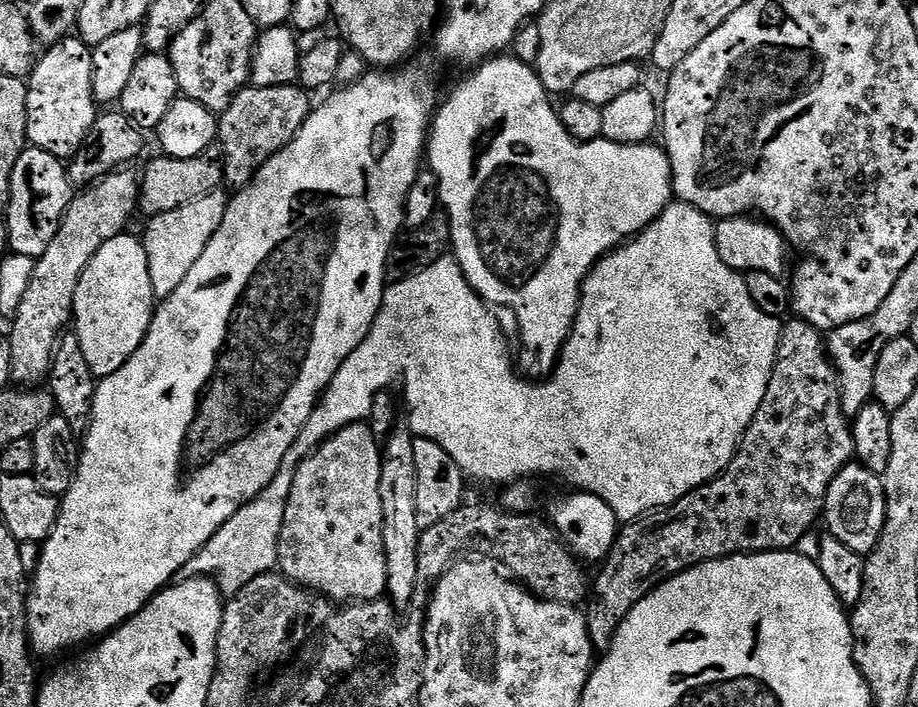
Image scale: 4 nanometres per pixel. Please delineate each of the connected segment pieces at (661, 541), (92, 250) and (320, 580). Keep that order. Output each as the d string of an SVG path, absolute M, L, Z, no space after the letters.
M792 318L789 324L785 323L780 329L780 345L776 355L776 365L770 374L770 382L766 386L766 398L762 398L762 406L758 406L758 414L754 414L746 434L740 439L740 445L736 447L734 458L727 464L723 472L710 482L690 490L690 494L678 498L678 502L674 502L668 508L650 512L647 516L641 516L638 520L629 520L617 531L614 546L608 551L608 557L599 565L600 573L594 576L594 583L591 585L590 595L586 601L584 617L588 623L588 633L593 649L608 649L614 642L626 614L630 614L630 610L634 610L634 606L638 606L638 602L642 602L642 598L646 598L646 594L650 594L659 584L666 582L679 572L685 572L688 568L705 564L711 560L720 560L724 556L747 556L754 552L779 552L795 549L796 543L815 526L816 520L818 524L821 519L826 494L830 490L830 482L834 482L836 475L847 464L853 463L855 454L852 426L849 417L844 415L844 407L842 406L840 375L836 372L836 367L832 365L828 355L828 342L825 333L810 322Z
M132 170L114 171L73 195L72 205L58 226L58 234L54 234L54 242L50 242L46 254L36 260L30 287L26 289L16 315L11 317L12 332L7 333L12 380L17 385L40 386L47 381L52 372L56 345L66 332L64 327L73 323L74 294L86 266L90 266L90 258L94 258L110 238L121 235L132 215L137 215L140 181L137 173L128 171Z
M367 423L351 424L328 437L296 468L280 535L278 568L289 580L333 602L379 600L387 593L382 544L382 444Z

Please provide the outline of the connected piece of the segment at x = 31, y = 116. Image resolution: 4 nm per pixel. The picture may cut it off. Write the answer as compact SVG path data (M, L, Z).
M65 38L51 45L36 61L36 68L26 83L28 144L46 150L46 154L54 154L59 160L71 161L86 142L98 115L92 89L92 48L79 38Z

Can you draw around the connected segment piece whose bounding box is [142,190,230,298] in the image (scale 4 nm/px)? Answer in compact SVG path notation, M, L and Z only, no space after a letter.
M217 190L202 198L194 198L194 202L186 202L186 206L178 206L178 210L163 212L147 221L148 229L142 235L142 243L148 255L150 280L156 297L174 294L174 290L182 286L186 274L190 274L190 266L202 258L210 238L214 238L218 226L222 226L229 199L227 191Z

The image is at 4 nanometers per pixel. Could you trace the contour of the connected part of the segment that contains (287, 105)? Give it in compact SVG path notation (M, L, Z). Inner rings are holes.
M296 84L269 88L245 86L236 93L228 109L219 113L218 148L224 162L224 184L229 189L239 190L252 183L260 167L302 130L314 107L314 100L308 96L311 95Z

